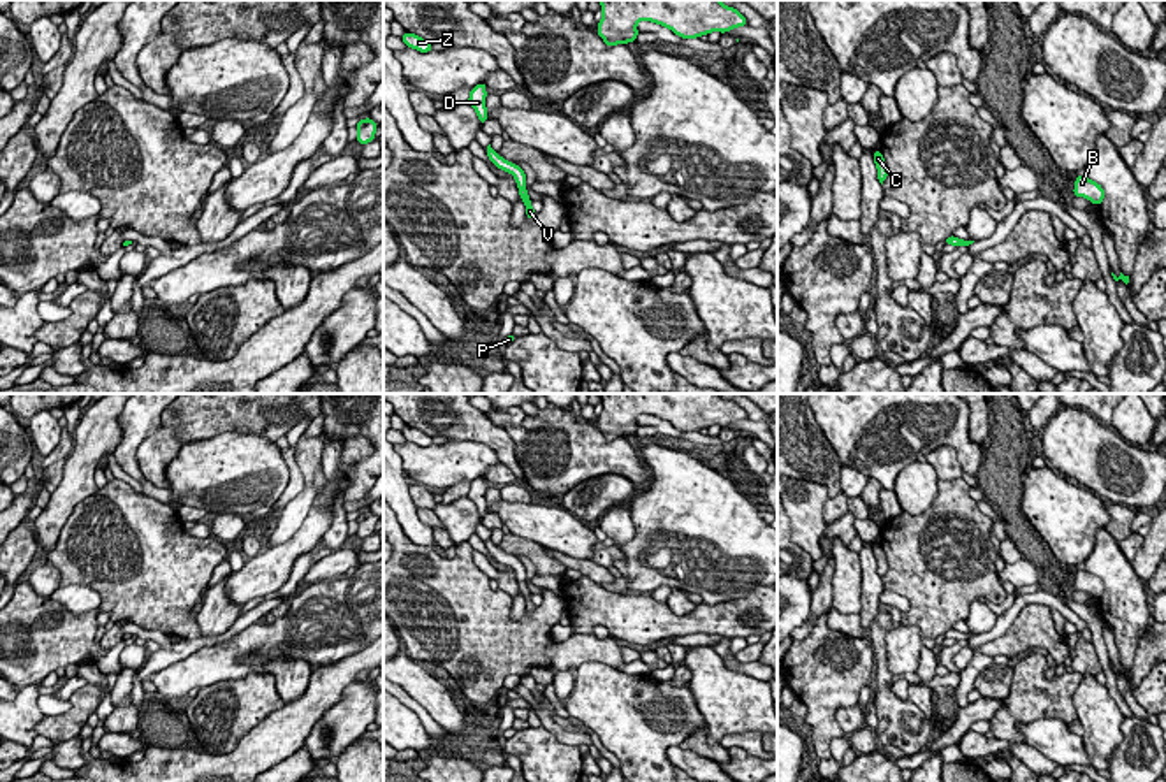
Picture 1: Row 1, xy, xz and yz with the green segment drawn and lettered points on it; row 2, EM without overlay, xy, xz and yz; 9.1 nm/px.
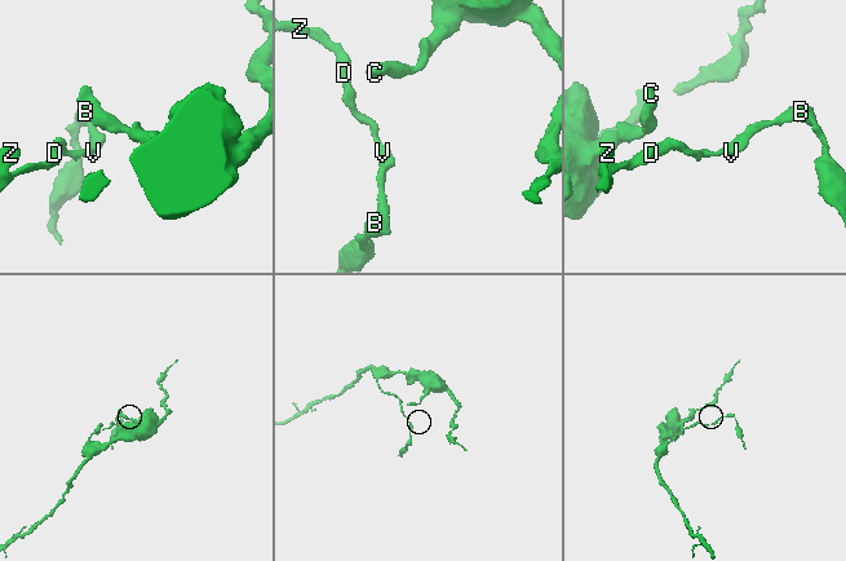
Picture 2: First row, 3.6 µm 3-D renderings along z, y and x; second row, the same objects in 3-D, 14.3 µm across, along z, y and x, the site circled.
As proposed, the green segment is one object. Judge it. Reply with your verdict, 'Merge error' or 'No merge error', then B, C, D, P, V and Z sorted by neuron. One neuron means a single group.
No merge error. Groups: B C D P V Z

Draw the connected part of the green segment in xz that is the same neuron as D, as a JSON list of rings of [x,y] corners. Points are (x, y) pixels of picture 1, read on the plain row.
[[[485,476],[477,478],[475,482],[470,483],[470,492],[468,497],[477,504],[477,510],[480,513],[480,518],[484,518],[487,511],[487,501],[485,501]]]

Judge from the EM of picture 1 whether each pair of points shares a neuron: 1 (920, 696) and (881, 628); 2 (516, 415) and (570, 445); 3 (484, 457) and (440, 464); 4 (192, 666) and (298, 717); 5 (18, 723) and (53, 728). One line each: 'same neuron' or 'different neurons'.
1: different neurons
2: different neurons
3: same neuron
4: different neurons
5: different neurons

